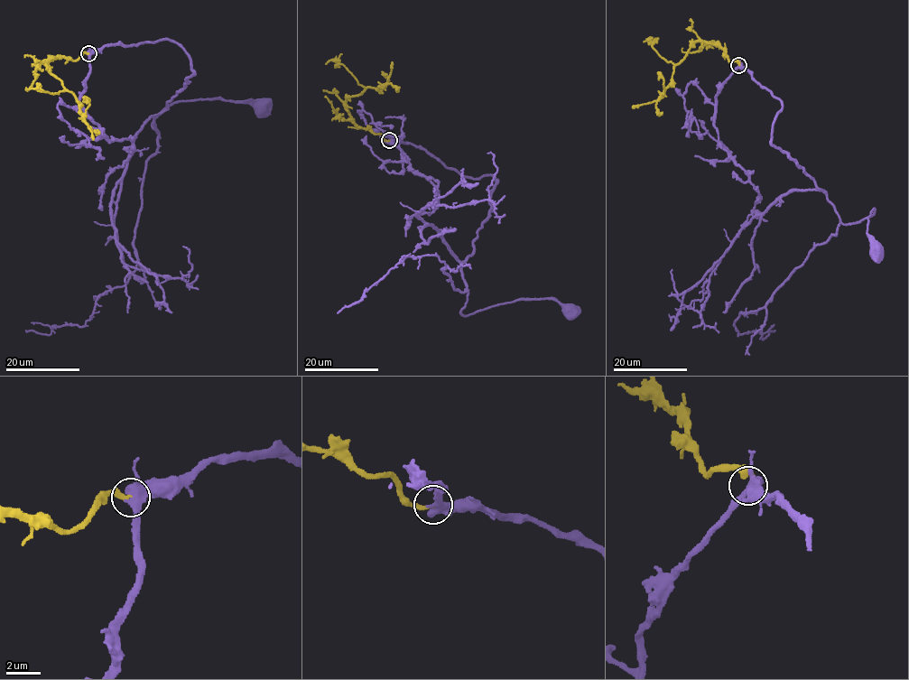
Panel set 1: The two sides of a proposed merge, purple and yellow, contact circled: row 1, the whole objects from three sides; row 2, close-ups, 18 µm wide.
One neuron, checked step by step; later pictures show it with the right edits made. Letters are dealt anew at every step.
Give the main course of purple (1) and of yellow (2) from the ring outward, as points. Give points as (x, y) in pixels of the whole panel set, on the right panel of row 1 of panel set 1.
1: (738, 64), (780, 99), (771, 144), (827, 193), (839, 220), (854, 224), (874, 209), (867, 235), (877, 251)
2: (738, 64), (729, 62), (724, 50), (696, 41), (674, 68), (671, 82), (655, 101), (631, 107)

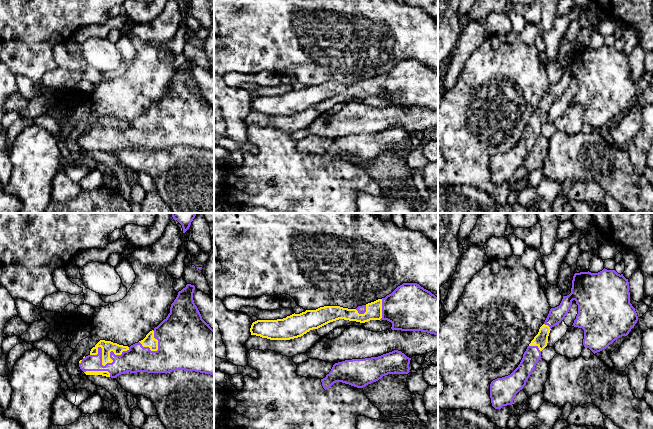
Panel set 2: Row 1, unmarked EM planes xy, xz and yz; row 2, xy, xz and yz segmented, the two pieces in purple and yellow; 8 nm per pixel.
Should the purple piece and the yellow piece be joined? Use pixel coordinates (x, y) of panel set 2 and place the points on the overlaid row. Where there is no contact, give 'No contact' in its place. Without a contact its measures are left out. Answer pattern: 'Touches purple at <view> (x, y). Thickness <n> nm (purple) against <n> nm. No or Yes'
Touches purple at xy (106, 364). Thickness 200 nm (purple) against 100 nm. Yes

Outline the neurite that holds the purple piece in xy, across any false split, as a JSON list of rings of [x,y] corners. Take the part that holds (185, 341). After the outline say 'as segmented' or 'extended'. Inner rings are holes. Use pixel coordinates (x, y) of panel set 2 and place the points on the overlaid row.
[[[187,284],[179,291],[168,316],[138,343],[128,347],[100,340],[90,354],[79,361],[80,369],[86,375],[111,378],[127,372],[169,373],[176,370],[214,375],[214,330],[202,319],[194,303],[194,290],[194,285]]]; extended

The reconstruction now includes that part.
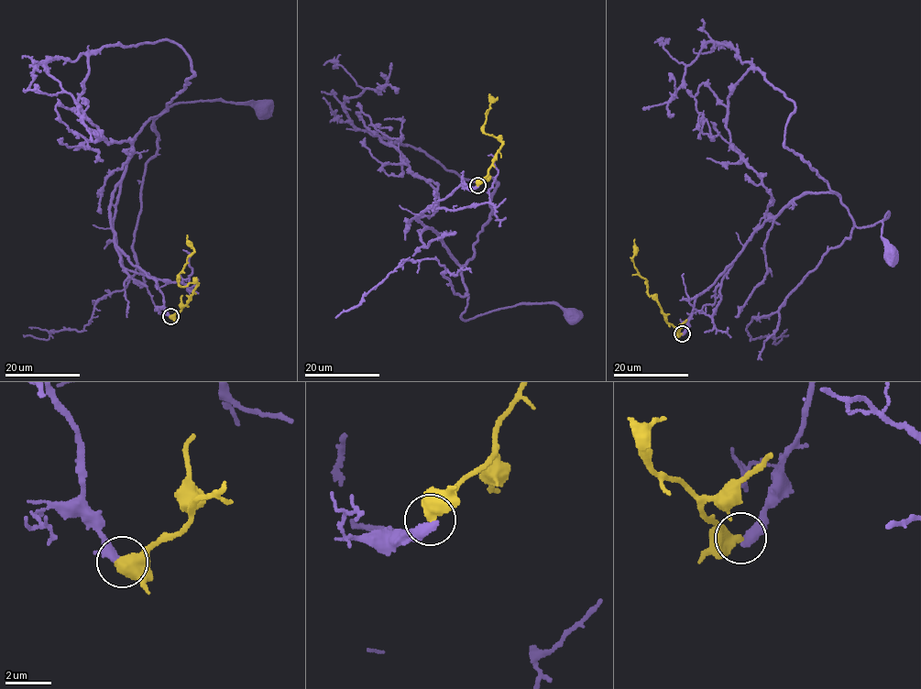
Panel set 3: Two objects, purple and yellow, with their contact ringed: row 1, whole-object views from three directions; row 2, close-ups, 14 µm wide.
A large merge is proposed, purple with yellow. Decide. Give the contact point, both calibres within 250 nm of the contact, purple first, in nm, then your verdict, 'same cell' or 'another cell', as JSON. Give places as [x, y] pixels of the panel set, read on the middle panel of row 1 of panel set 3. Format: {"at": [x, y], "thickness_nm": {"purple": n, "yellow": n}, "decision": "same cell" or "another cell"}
{"at": [477, 185], "thickness_nm": {"purple": 300, "yellow": 550}, "decision": "another cell"}

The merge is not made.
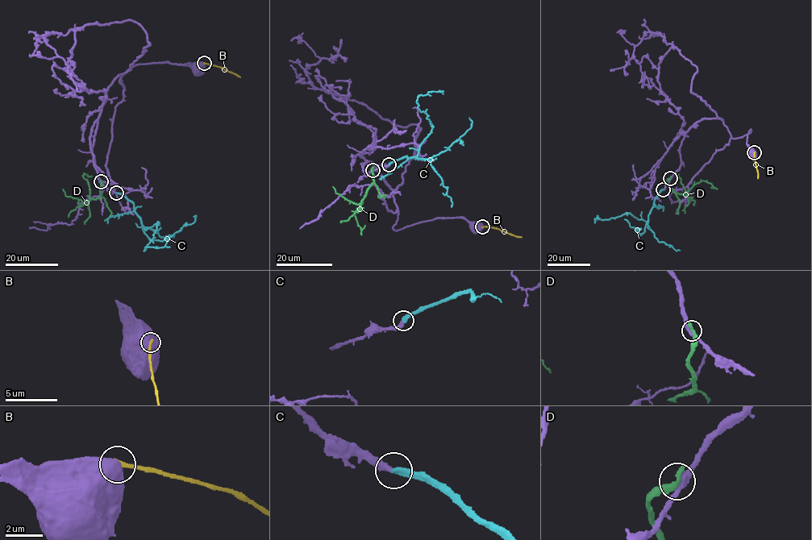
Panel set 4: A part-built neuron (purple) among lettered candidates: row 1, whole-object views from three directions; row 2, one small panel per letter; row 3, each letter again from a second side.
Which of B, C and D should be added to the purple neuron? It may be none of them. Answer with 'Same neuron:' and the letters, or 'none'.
Same neuron: C

